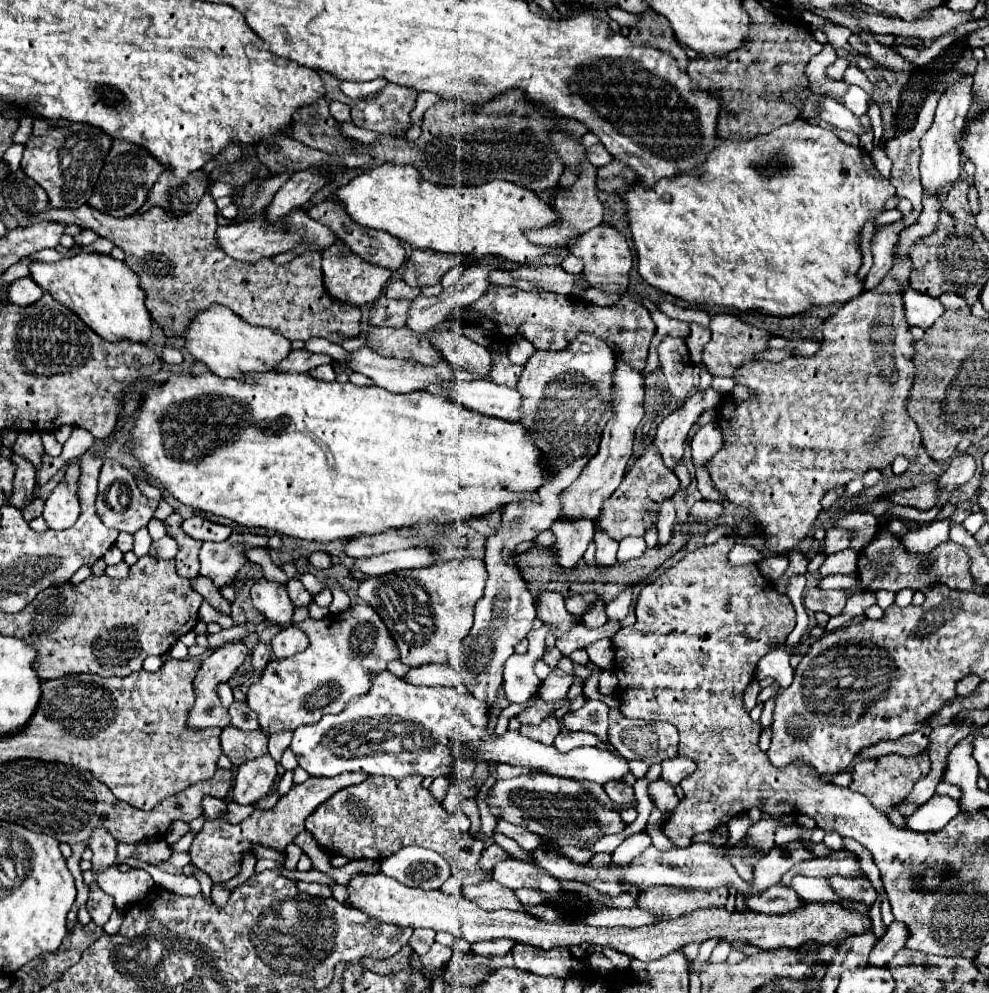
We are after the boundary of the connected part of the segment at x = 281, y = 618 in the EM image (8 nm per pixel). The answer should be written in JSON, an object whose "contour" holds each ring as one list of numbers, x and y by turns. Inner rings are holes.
{"contour":[[259,576,259,578,255,578,255,584,251,588,251,600,253,600,253,606,261,614,265,614,271,622,291,624,295,606,291,602,285,586,277,584,277,582,269,582,267,578]]}

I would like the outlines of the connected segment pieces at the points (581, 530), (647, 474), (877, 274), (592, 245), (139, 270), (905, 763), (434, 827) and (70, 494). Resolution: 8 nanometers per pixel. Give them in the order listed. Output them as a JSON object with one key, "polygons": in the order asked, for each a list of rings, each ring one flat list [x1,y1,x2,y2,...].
{"polygons":[[[559,518,553,522,551,530,557,538,553,544,553,550,559,556,557,562,563,568,575,568,579,558,585,554,587,544,593,540,593,520]],[[649,442,645,446,645,454,633,460,631,468,623,476,623,482,619,484,615,494,611,494,611,498,607,498,603,502,601,516,595,522,605,532,609,532,609,536,615,540,623,540,625,536,643,536,643,532,657,522,659,502,663,498,671,498,679,490,681,490,679,478,675,476,673,470,669,470,663,464,663,458,661,458,657,446,653,442]],[[913,216,903,218,901,222,883,226,881,232,877,232,877,236,871,242,871,252,873,252,873,266,865,278,865,290,873,290,879,286,881,278,891,270,891,260,893,260,893,248,897,244,897,232,901,228,905,228,907,224,915,222]],[[599,224,595,230,581,234,573,242,571,254,583,258,583,262,585,262,583,274,587,274,587,280,591,282,591,286,601,288,605,292,619,292,619,294,623,294,627,290,627,274,631,270,633,256,631,256,627,238,623,234,619,234,611,224]],[[207,190,201,198,199,206,183,214,179,218,165,212,161,206,155,206,143,214,133,214,125,218,115,218,105,212,95,210,93,206,85,204,77,210,47,210,47,214,41,214,35,220,55,220,55,222,67,222,67,224,79,224,83,228,91,228,99,232,99,236,111,240,115,246,125,250,125,262,127,266,139,276,139,286,147,294,145,306,151,312,151,316,161,324,165,332,173,332,175,336,183,334,183,326,203,308,211,306,213,302,219,302,227,308,231,308,235,314,239,314,245,322,253,326,265,326,277,334,283,334,287,340,309,340,313,336,323,336,329,342,341,344,347,338,355,338,361,332,361,310,349,302,341,302,333,298,325,284,323,284,323,270,321,270,321,254,317,250,307,250,285,264,275,264,273,258,263,258,259,262,241,262,235,260,221,250,215,250,215,230,217,230,217,204]],[[929,750,911,756,911,758,901,758,901,756,887,756,887,758,895,758,895,760,865,760,865,762,857,762,851,770,853,780,849,788,859,790,861,794,867,796,867,800,883,814,887,814,887,810,891,806,895,806,901,798,905,798,907,794,911,794,913,786,917,780,921,780,923,776,927,776,929,768,931,768,931,760,929,760]],[[369,776,361,784,343,788,325,800,305,820,305,830,309,830,329,854,343,854,349,860,383,860,389,854,399,852,403,846,421,846,435,850,449,862,451,876,457,876,463,882,461,894,449,896,462,896,465,885,479,884,483,878,491,878,489,872,483,872,477,866,485,844,471,838,469,818,465,814,453,816,445,812,431,790,421,788,419,776,405,780]],[[63,478,47,498,43,518,47,520,49,528,65,530,71,528,73,522,77,522,79,514,81,514,81,506,77,494,77,480]]]}

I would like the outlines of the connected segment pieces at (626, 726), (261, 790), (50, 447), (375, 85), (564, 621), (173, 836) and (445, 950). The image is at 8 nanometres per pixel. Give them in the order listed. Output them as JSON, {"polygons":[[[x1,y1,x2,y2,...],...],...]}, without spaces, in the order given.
{"polygons":[[[619,708,609,710,609,742,627,760,641,760,647,764,655,764,677,756,677,730,673,724,625,718,621,716]],[[263,754,259,758,243,762,235,776,233,800,237,800,239,804,259,802,269,794,275,776,277,762,271,758,271,754]],[[41,432,41,440,43,440,43,446,47,450,47,454,53,456,59,456,62,452,62,444,60,444,52,432]],[[377,78,371,82,347,82,347,80,339,80,339,90,345,92,345,96,359,100,359,98,371,98,375,94,379,94,389,82,385,78]],[[541,592,537,600,537,616,543,622,549,622,553,628,557,628,557,636,563,634,563,630,569,630,571,624,571,614,565,610,563,596,559,592]],[[177,820,171,824,165,840,168,844,174,844,178,842,189,830,189,823,182,820]],[[435,942,429,950,429,954,425,958,421,958,421,964,431,970,431,968,443,968,447,964,447,960,451,958,451,948,445,944]]]}

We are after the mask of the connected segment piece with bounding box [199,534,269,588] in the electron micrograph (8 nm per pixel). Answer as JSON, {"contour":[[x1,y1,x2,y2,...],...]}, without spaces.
{"contour":[[231,534,223,542,203,542,199,552,201,574,223,588,245,566,247,552,257,546,267,546,267,542,269,536,257,534]]}

